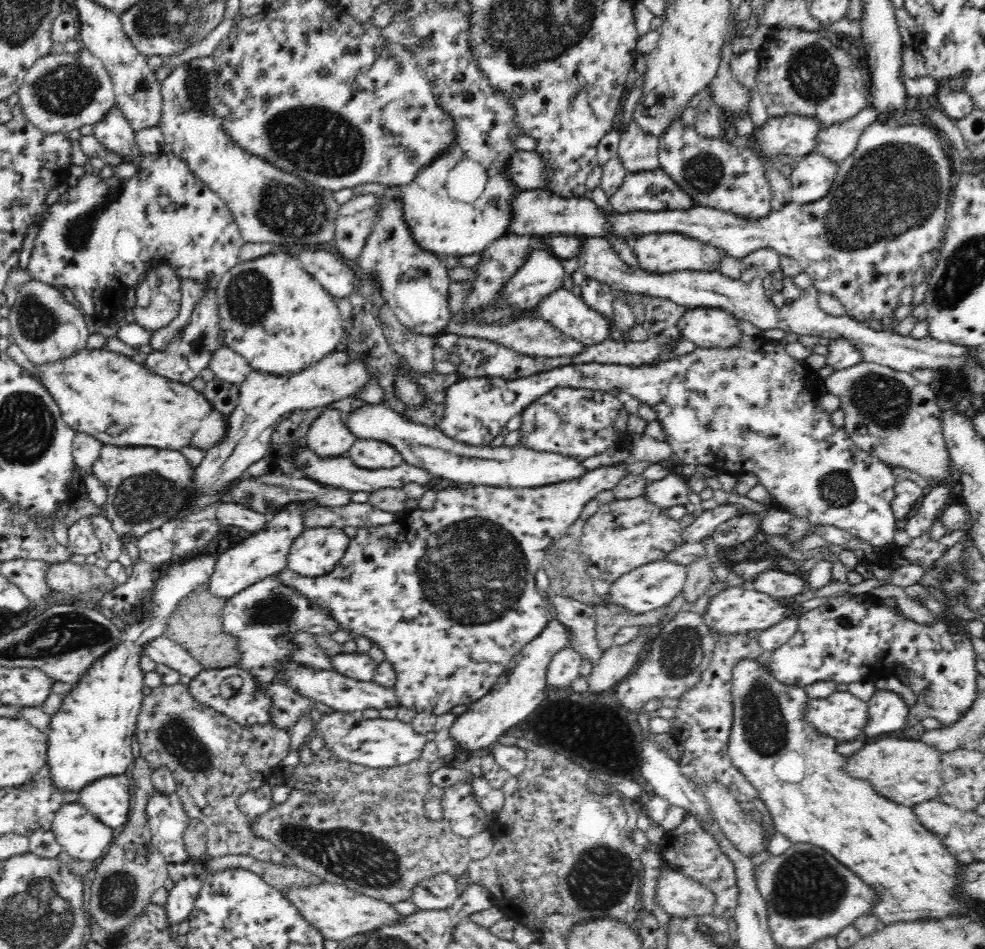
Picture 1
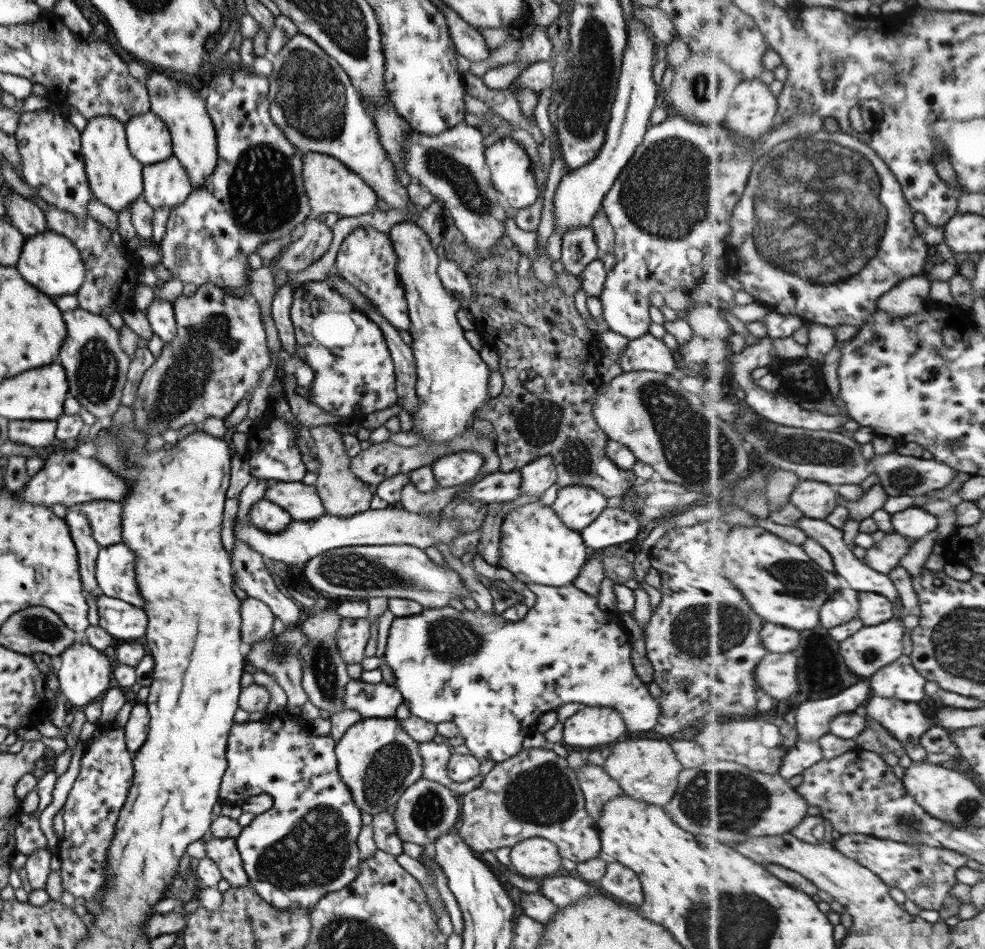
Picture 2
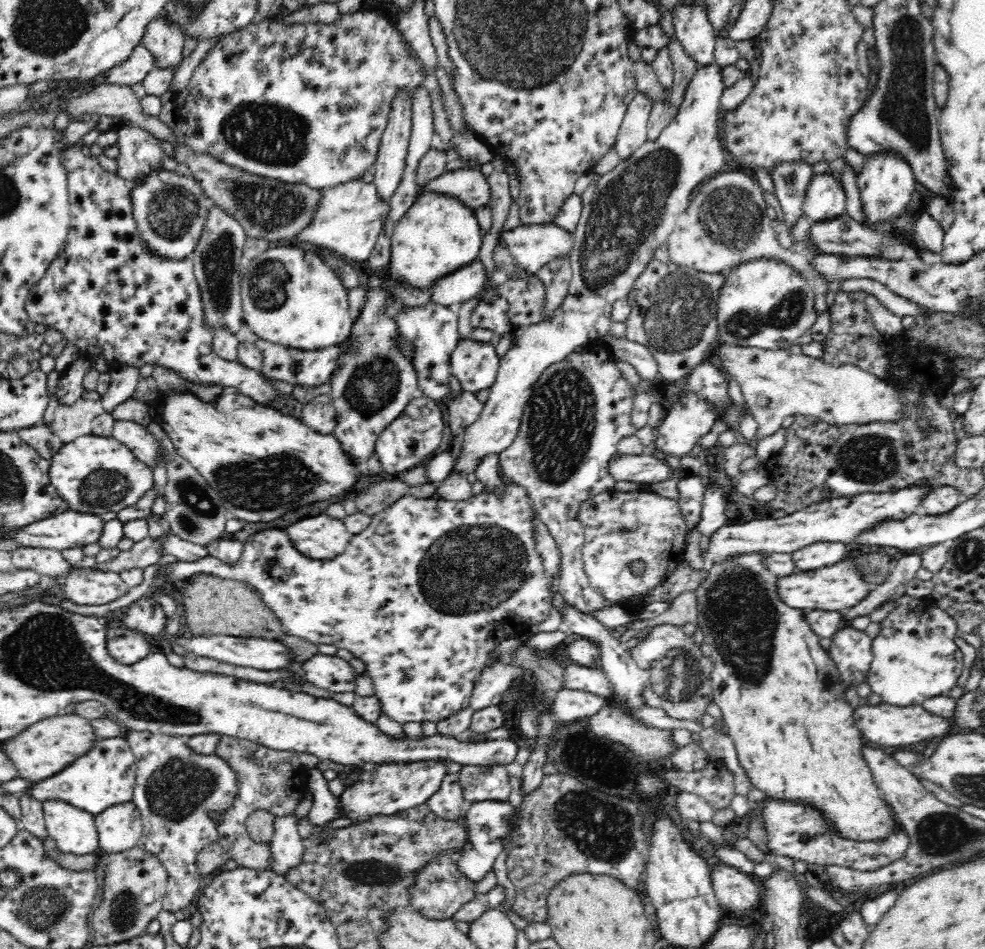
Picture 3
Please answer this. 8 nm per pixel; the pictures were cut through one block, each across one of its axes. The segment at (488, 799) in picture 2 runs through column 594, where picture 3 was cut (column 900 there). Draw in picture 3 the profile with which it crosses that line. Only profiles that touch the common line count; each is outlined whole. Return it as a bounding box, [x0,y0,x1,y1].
[724,798,908,872]

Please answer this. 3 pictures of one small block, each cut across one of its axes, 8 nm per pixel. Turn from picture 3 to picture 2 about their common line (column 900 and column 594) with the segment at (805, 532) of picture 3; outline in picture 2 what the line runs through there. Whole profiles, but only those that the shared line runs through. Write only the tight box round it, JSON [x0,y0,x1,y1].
[552,485,606,533]

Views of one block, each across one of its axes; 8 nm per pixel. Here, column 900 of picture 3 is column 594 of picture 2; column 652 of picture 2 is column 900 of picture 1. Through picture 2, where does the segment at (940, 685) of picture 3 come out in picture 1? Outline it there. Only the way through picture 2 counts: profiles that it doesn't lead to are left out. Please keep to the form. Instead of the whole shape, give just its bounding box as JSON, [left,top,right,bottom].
[862,691,908,738]

